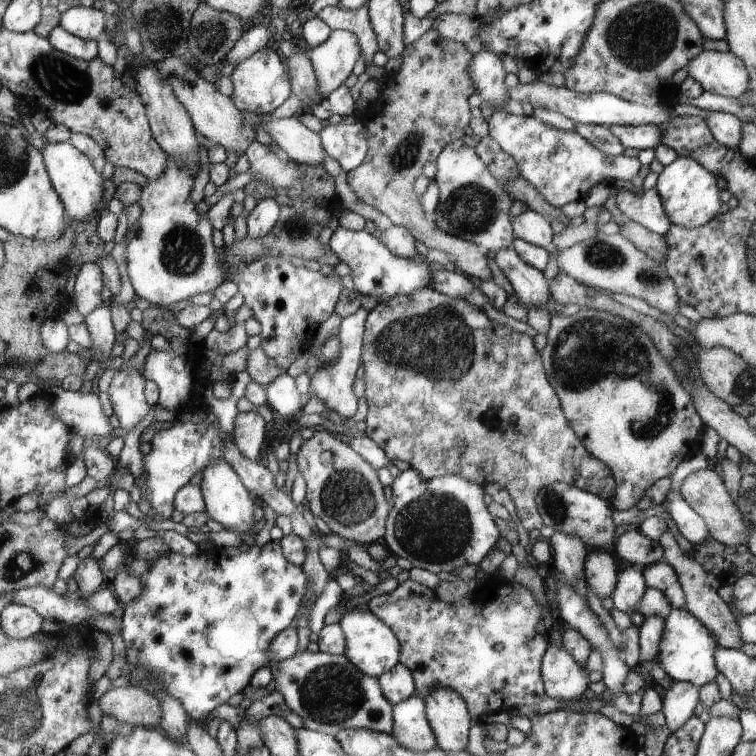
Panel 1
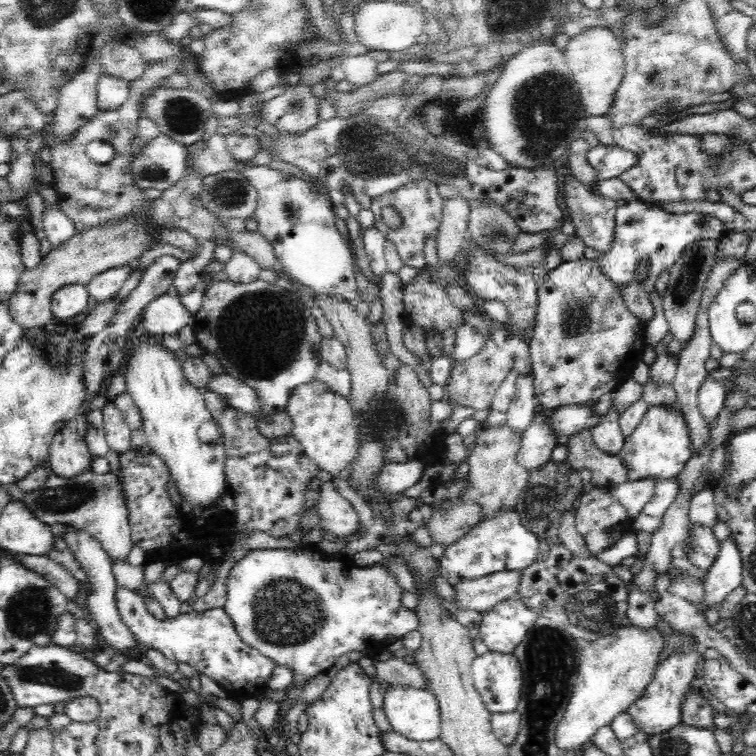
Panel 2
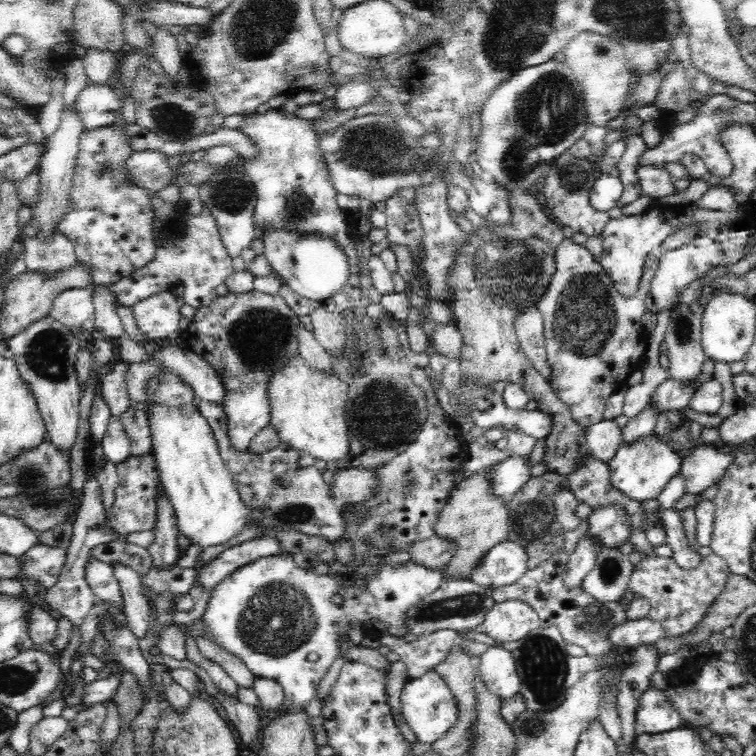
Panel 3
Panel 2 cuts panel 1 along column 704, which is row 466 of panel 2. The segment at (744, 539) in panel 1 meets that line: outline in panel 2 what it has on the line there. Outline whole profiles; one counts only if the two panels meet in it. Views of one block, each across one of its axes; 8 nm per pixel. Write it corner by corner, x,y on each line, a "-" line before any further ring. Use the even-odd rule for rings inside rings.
508,423
499,427
484,425
478,432
476,442
470,446
472,456
466,459
469,464
467,475
470,488
460,495
460,500
478,504
480,524
483,520
493,518
499,512
508,511
510,507
514,507
520,492
530,480
531,472
526,471
516,461
522,435
523,433
512,431

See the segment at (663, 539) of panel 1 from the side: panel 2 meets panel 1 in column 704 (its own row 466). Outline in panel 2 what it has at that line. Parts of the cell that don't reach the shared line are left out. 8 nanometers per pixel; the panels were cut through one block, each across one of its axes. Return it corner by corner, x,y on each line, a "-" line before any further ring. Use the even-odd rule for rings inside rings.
590,430
572,434
566,446
566,463
576,471
582,468
590,470
596,485
610,488
628,482
626,465
620,455
600,450
594,444

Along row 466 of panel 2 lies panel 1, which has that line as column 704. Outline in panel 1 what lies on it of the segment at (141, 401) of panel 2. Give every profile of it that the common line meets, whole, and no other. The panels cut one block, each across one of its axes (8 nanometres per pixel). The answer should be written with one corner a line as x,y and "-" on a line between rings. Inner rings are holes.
679,156
674,159
674,162
665,166
658,175
655,189
662,196
671,223
685,229
706,225
707,222
717,217
716,214
722,204
714,172
710,174
707,167
688,157

